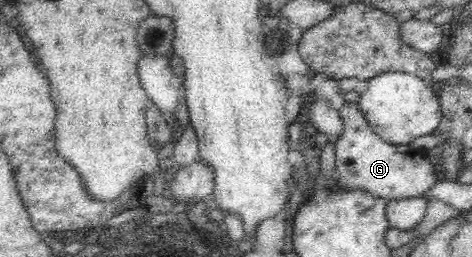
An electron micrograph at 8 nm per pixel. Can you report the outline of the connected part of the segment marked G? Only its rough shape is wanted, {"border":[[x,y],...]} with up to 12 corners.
{"border":[[357,103],[340,111],[335,185],[383,200],[436,182],[424,150],[383,141]]}

